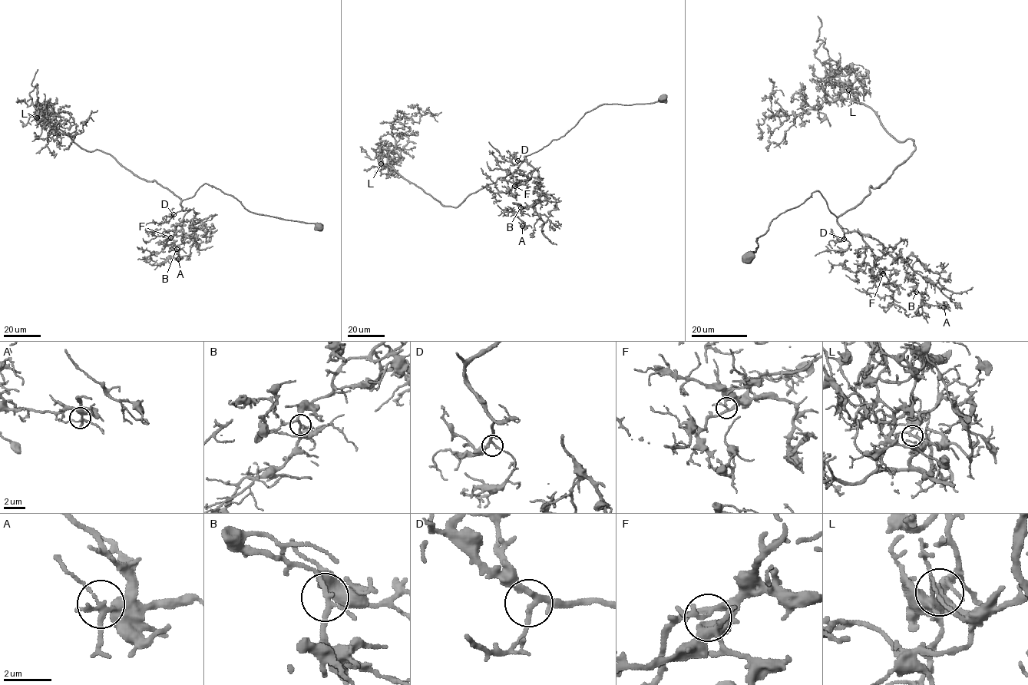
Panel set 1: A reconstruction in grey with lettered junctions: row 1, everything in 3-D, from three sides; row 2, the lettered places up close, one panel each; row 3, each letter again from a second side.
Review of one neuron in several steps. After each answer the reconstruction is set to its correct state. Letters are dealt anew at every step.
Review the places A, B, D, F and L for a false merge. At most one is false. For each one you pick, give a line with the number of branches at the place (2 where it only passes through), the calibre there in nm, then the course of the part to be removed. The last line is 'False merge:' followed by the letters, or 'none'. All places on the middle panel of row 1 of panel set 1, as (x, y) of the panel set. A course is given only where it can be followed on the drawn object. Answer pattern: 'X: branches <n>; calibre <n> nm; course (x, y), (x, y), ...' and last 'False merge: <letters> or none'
L: branches 3; calibre 180 nm; course (381, 163), (384, 153), (381, 141), (381, 147), (380, 143), (375, 143), (379, 146), (381, 143)
False merge: L

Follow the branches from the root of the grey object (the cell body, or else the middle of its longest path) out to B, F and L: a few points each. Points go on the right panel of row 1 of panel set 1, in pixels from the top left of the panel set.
B: (748, 258), (773, 219), (818, 190), (845, 233), (868, 234), (890, 255), (908, 265), (916, 292)
F: (748, 258), (773, 219), (818, 190), (840, 226), (845, 233), (857, 231), (862, 237), (883, 273)
L: (748, 258), (771, 220), (812, 193), (843, 214), (914, 151), (848, 89)

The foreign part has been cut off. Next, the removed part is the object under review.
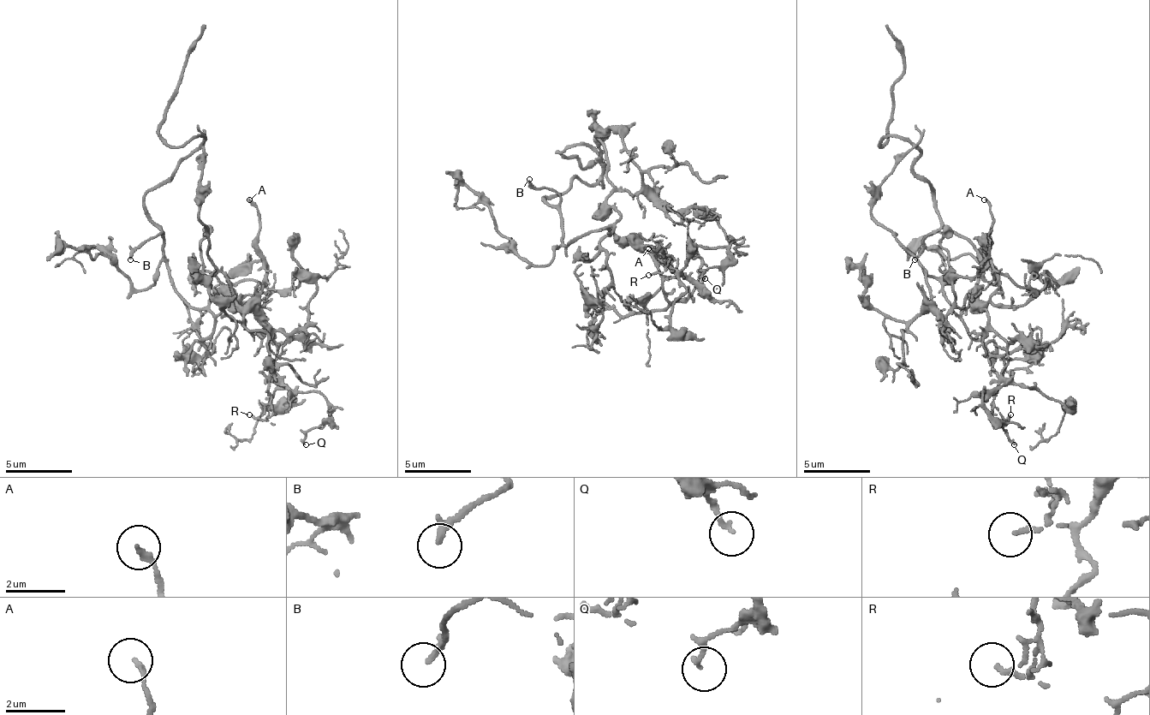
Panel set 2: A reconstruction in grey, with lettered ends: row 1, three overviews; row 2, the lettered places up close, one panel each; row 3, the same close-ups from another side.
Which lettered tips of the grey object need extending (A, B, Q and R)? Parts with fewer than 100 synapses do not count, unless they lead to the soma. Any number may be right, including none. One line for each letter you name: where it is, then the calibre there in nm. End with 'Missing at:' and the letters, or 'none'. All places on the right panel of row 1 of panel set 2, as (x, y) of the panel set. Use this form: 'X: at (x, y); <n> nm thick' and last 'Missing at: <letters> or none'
B: at (914, 259); 200 nm thick
Missing at: B

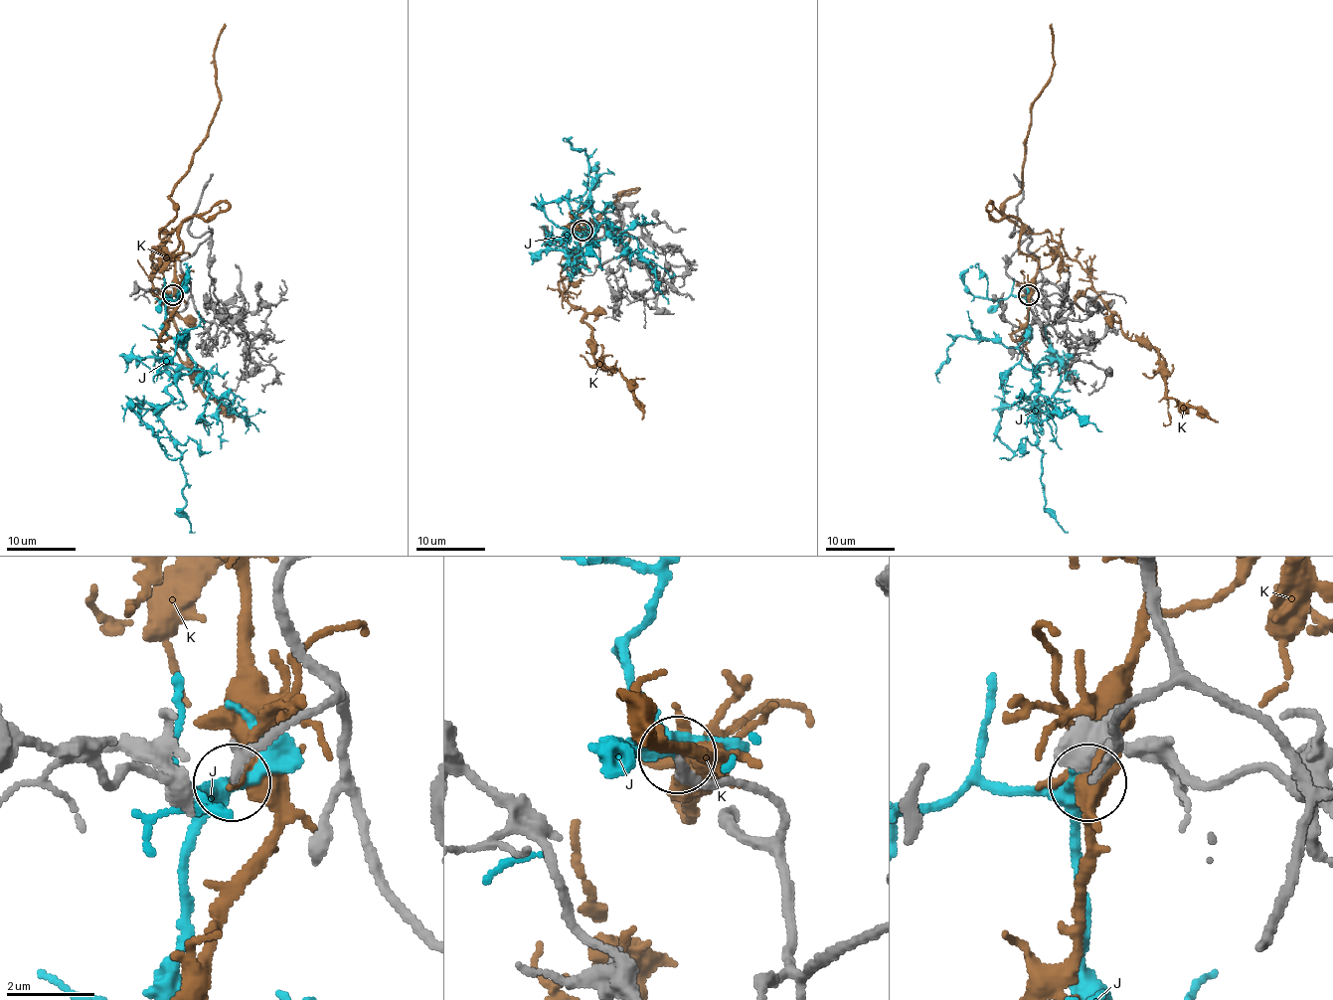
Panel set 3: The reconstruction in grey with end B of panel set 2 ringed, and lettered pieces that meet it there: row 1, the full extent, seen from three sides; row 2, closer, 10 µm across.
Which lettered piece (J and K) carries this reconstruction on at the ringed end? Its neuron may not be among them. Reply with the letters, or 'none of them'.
J

